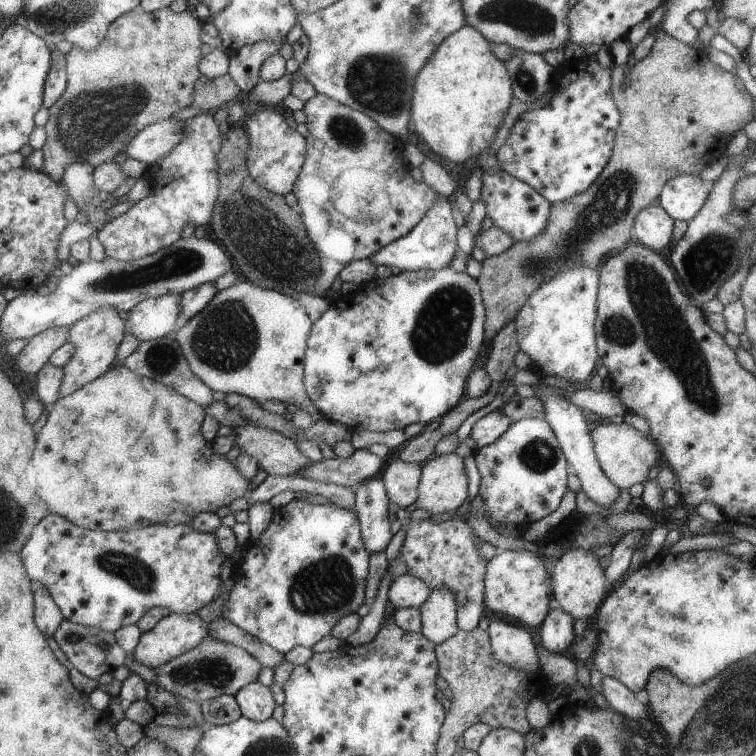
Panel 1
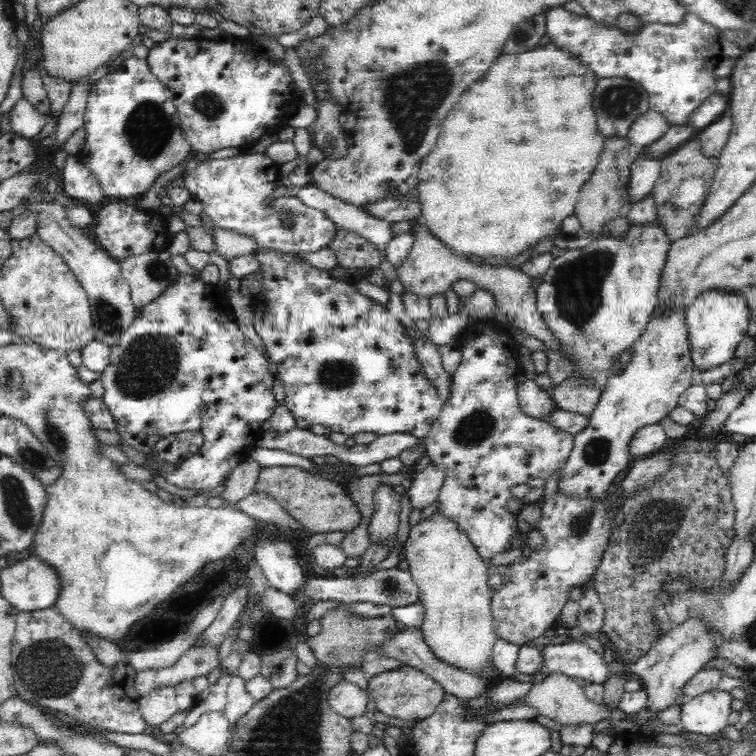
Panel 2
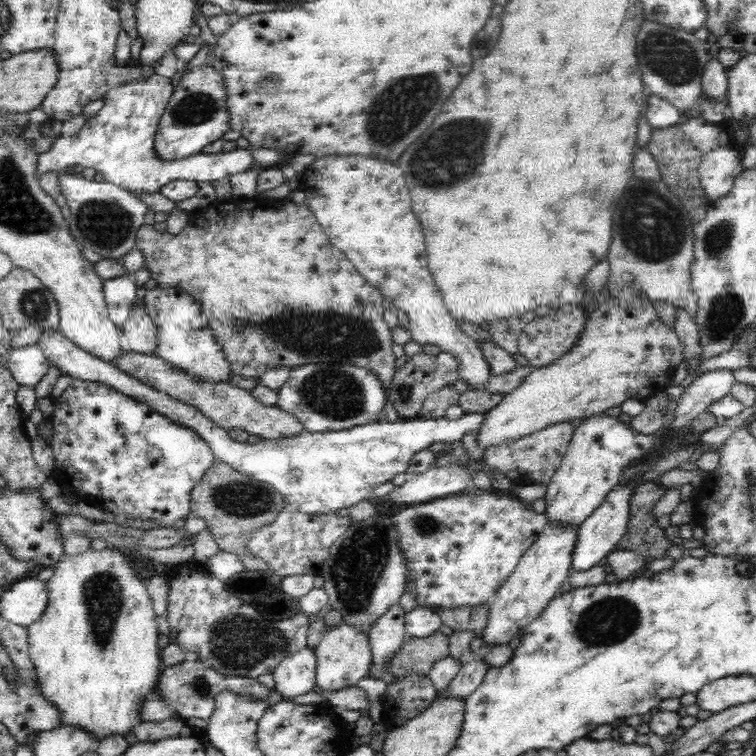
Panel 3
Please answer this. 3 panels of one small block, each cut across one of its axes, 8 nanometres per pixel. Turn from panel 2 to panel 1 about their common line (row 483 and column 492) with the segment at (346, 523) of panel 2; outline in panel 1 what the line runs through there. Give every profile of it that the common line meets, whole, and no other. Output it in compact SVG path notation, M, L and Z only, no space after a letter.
M655 28L654 41L649 54L635 61L629 70L629 84L617 93L617 108L621 108L621 128L617 128L617 148L588 190L571 196L569 200L553 202L543 232L529 240L514 241L509 248L496 255L485 257L481 263L481 274L476 278L481 287L481 298L485 303L485 338L489 341L508 322L516 319L520 308L551 276L571 266L597 269L601 256L621 248L629 240L636 216L648 207L664 188L664 184L678 174L697 176L700 170L721 157L726 144L743 126L753 118L751 96L745 92L737 75L721 76L719 66L713 66L704 49L694 49L688 44L671 38L663 30Z

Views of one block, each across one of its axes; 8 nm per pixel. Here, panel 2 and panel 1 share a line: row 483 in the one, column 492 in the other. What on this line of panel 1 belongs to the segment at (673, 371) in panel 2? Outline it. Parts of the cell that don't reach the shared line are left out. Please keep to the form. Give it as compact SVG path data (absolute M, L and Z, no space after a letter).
M503 550L487 561L484 576L485 608L493 614L505 616L509 621L525 628L535 628L544 622L551 606L551 574L535 552Z

